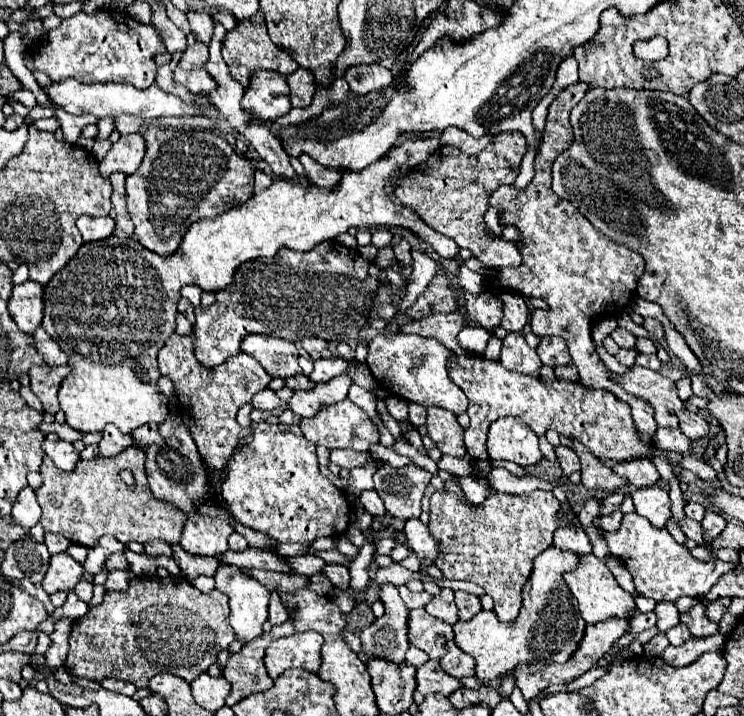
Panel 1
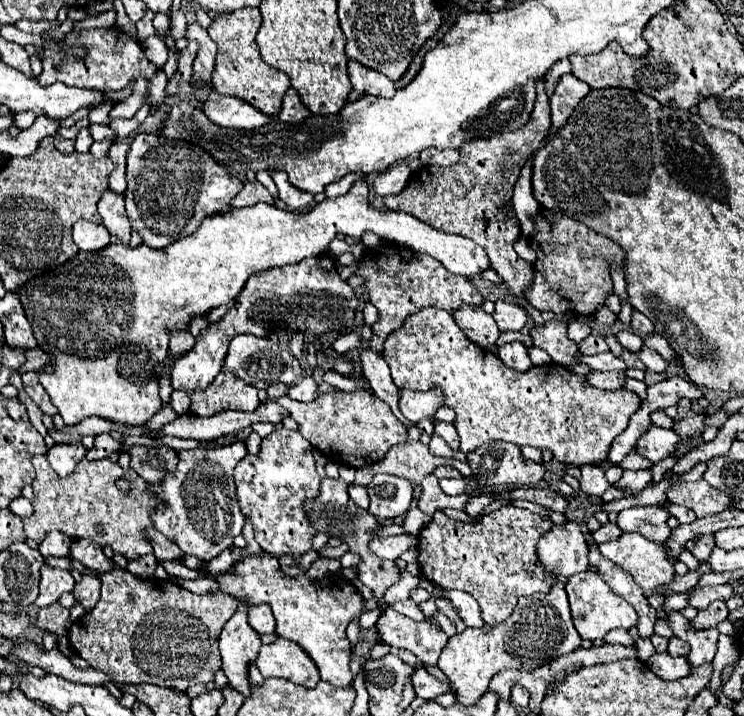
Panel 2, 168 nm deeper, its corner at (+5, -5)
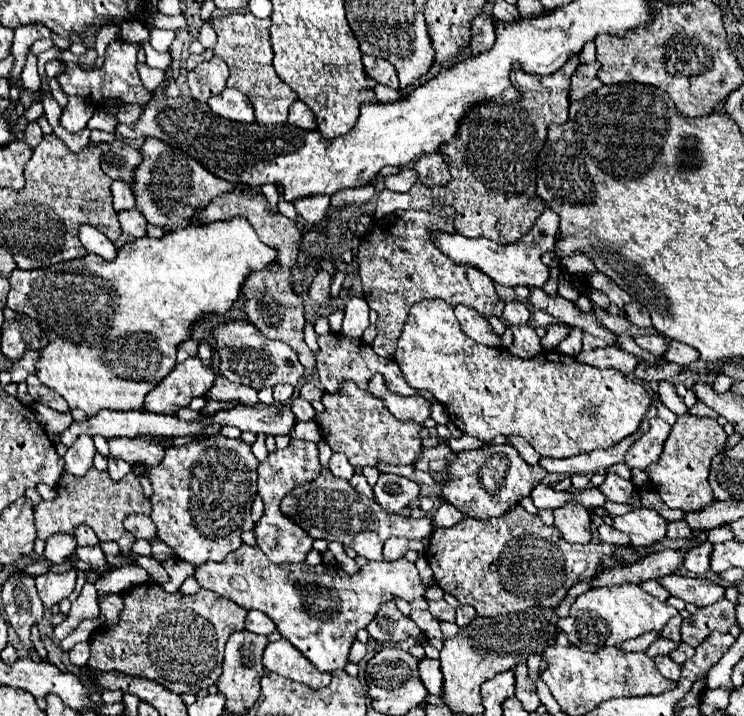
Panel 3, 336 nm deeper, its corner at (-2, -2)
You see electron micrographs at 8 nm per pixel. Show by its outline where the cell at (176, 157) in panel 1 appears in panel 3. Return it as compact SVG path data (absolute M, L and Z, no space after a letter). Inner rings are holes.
M146 138L140 152L142 162L136 166L132 182L136 208L148 220L148 224L160 226L164 228L164 232L178 230L180 226L190 226L192 218L200 214L216 196L232 192L236 188L220 176L214 176L208 168L198 164L198 160L188 156L186 152L176 150L174 146L158 138Z

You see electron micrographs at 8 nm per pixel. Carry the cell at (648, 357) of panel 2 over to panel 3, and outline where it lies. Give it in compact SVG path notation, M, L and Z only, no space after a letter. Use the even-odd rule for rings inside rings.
M674 340L668 342L668 348L666 348L666 352L662 354L662 360L674 362L674 364L678 364L678 366L686 366L686 364L694 362L696 358L698 358L698 352L694 352L694 348L686 346L686 344L682 344L682 342L674 342Z

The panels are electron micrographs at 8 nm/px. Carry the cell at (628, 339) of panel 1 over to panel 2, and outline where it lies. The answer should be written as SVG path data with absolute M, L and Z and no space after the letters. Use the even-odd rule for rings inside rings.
M627 331L617 333L617 341L619 341L619 343L623 343L623 347L625 347L627 351L631 351L631 353L641 351L641 347L643 347L641 337L639 337L639 335L635 335L635 333L627 333Z

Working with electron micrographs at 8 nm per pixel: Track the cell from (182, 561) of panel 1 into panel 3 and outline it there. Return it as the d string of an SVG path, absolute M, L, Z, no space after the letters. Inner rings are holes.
M134 514L126 518L126 530L132 532L136 538L144 538L148 542L154 542L158 538L158 528L154 526L150 516L142 516L142 514Z

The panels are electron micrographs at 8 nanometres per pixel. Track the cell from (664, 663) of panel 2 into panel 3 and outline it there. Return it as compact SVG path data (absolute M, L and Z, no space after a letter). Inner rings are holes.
M658 656L658 658L654 658L654 662L656 662L658 672L660 672L664 678L674 680L674 682L680 680L680 664L676 664L670 656Z

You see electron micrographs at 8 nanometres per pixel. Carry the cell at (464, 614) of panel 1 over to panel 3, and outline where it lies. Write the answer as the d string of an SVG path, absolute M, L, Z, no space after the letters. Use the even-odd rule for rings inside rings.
M438 600L438 602L430 602L430 612L434 618L438 620L450 620L454 622L454 608L446 602L446 600Z

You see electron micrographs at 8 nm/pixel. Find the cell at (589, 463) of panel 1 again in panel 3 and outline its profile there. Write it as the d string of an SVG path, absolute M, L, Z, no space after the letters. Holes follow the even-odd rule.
M606 472L606 480L604 480L604 484L598 486L598 490L612 502L626 502L626 504L630 504L632 502L630 492L634 490L634 484L632 484L632 480L622 480L616 474Z

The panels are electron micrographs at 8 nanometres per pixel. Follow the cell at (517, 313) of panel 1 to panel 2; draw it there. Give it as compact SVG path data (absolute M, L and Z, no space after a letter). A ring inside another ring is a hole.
M497 301L493 319L497 321L499 331L521 331L529 323L527 311L511 301Z

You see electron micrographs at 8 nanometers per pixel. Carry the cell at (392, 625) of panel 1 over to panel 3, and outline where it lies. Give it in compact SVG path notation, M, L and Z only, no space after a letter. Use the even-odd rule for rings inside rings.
M322 468L318 480L304 484L302 488L294 488L294 492L290 492L282 500L282 512L286 512L286 516L290 516L296 524L300 524L300 528L304 528L312 538L324 538L328 542L336 540L346 546L346 534L348 534L348 546L358 554L364 554L366 560L384 560L382 548L384 542L391 536L426 541L426 536L430 536L432 532L430 518L414 520L408 516L384 512L376 500L370 500L354 492L348 480L336 478L326 468Z

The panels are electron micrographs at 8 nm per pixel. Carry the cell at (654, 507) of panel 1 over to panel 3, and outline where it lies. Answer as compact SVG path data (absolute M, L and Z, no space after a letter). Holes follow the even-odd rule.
M638 508L614 518L614 528L628 534L632 546L652 546L666 536L668 522L652 508Z

